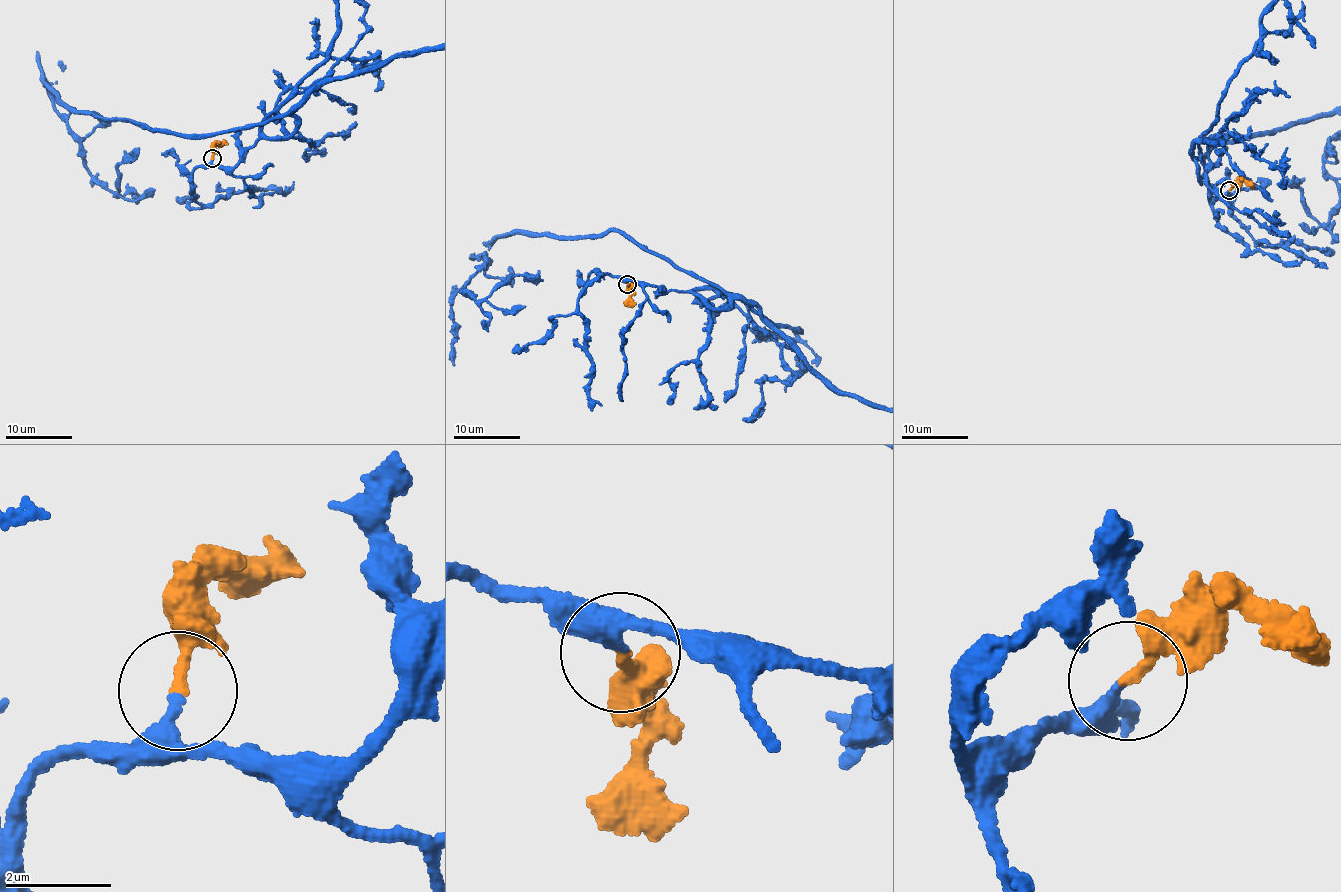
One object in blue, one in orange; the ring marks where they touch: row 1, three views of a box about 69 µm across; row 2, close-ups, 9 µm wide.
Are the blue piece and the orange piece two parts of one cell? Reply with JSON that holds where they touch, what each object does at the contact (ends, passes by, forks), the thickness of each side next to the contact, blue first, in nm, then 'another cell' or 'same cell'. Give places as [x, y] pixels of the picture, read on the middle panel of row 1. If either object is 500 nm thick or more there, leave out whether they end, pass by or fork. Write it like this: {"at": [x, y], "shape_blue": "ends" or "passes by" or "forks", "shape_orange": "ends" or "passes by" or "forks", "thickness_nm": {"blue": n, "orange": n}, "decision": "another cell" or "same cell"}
{"at": [627, 284], "shape_blue": "ends", "shape_orange": "ends", "thickness_nm": {"blue": 280, "orange": 200}, "decision": "same cell"}

